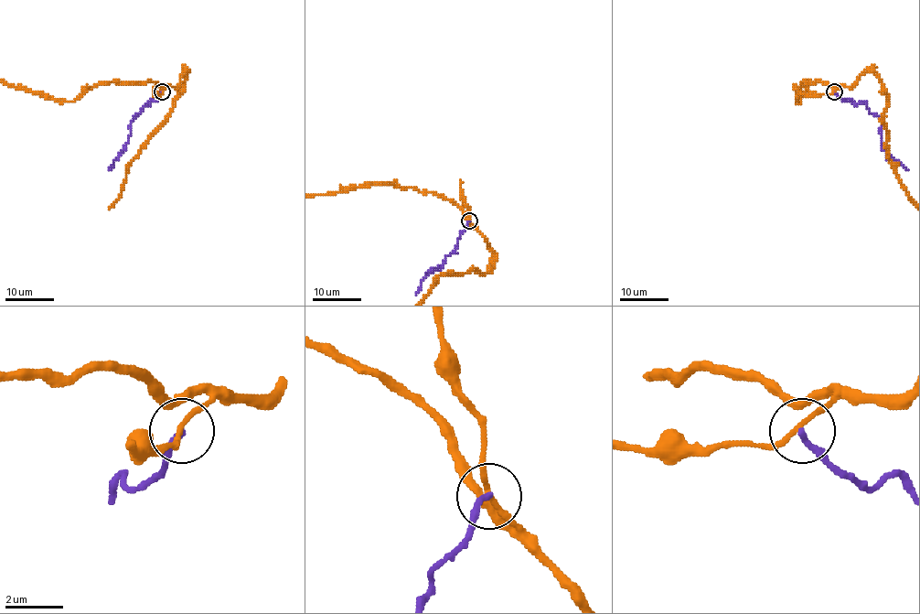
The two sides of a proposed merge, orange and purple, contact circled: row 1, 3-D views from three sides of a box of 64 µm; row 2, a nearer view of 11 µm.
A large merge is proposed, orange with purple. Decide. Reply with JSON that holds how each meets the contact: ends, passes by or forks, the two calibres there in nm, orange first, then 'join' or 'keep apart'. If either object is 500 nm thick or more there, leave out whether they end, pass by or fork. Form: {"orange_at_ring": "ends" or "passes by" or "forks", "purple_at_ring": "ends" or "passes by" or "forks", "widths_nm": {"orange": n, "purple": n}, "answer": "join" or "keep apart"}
{"orange_at_ring": "passes by", "purple_at_ring": "ends", "widths_nm": {"orange": 160, "purple": 200}, "answer": "keep apart"}

